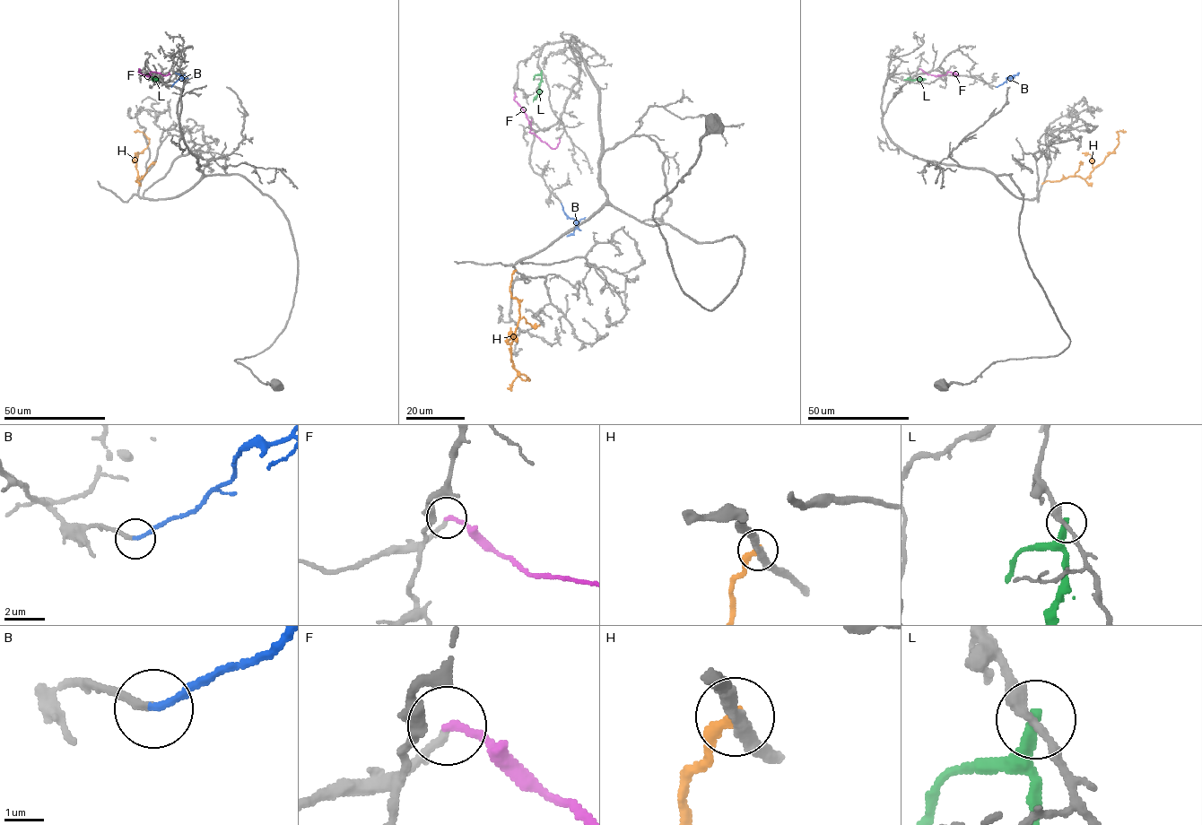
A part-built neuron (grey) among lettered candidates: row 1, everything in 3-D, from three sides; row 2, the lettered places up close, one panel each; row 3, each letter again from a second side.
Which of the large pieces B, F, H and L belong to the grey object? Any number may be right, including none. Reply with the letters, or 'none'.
B

